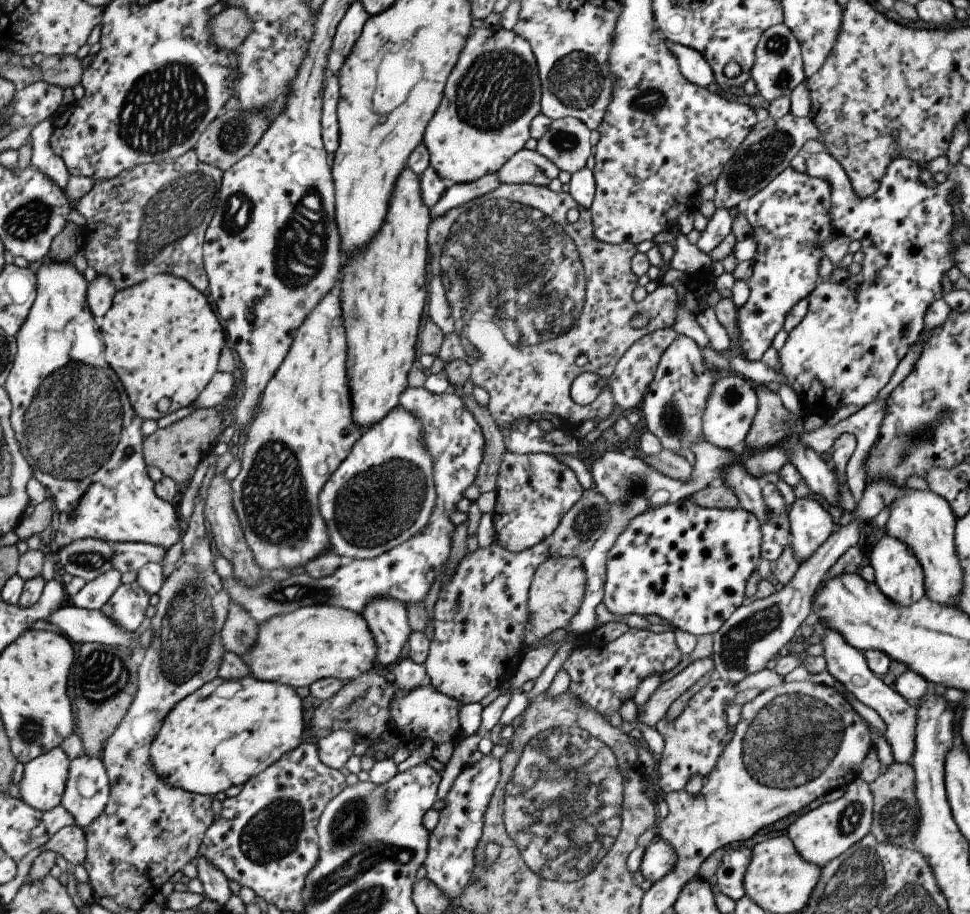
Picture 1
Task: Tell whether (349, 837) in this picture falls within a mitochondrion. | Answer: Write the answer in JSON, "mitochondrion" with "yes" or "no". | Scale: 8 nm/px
{"mitochondrion":"yes"}

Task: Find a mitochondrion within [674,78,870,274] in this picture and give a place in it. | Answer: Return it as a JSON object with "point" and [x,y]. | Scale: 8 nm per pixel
{"point":[756,162]}

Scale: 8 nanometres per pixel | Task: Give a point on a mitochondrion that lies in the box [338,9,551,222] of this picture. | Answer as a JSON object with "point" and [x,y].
{"point":[496,88]}

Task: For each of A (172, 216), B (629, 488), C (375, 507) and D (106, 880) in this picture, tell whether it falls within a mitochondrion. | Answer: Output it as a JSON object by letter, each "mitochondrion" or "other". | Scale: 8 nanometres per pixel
{"A":"mitochondrion","B":"mitochondrion","C":"mitochondrion","D":"other"}

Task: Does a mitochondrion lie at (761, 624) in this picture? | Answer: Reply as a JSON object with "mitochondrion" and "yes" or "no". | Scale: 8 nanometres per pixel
{"mitochondrion":"yes"}

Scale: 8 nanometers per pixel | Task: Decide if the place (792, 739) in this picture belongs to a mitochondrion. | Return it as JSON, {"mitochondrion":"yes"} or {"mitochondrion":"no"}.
{"mitochondrion":"yes"}

